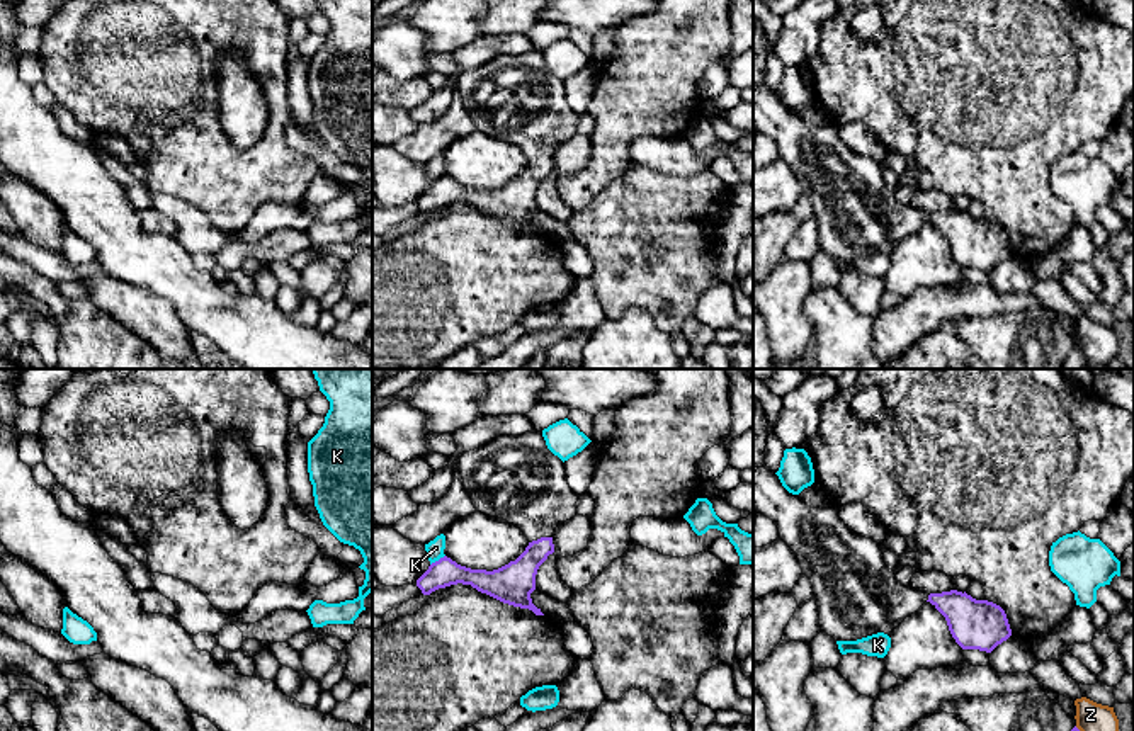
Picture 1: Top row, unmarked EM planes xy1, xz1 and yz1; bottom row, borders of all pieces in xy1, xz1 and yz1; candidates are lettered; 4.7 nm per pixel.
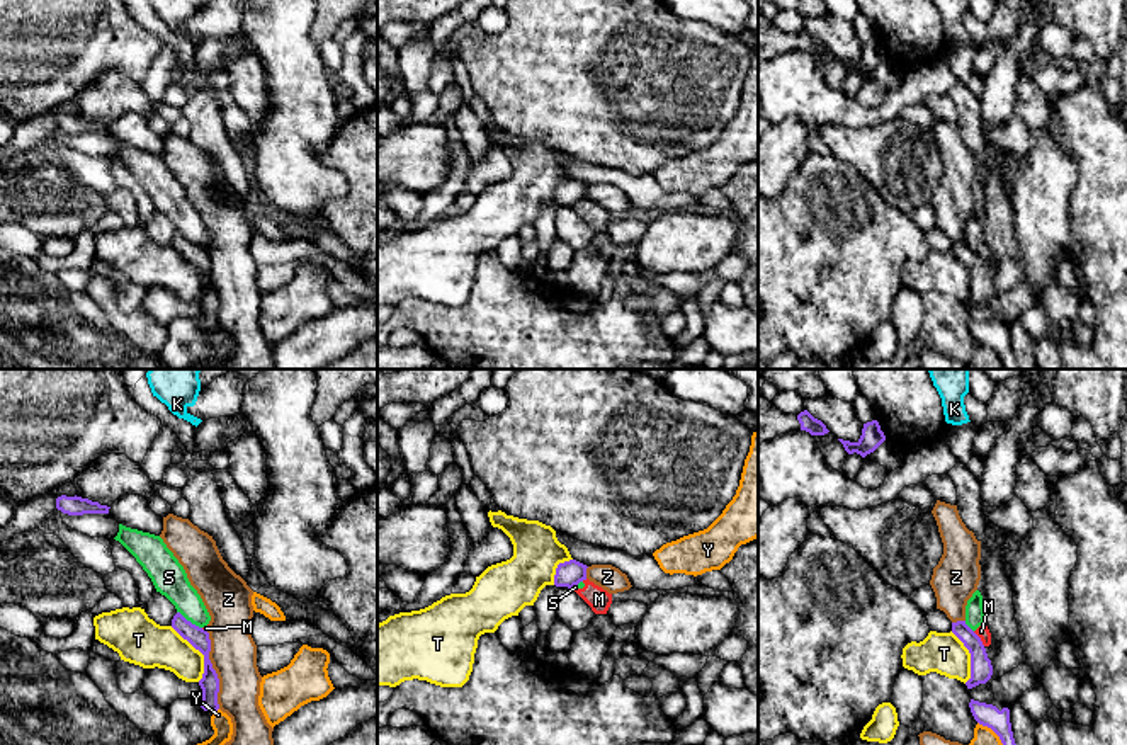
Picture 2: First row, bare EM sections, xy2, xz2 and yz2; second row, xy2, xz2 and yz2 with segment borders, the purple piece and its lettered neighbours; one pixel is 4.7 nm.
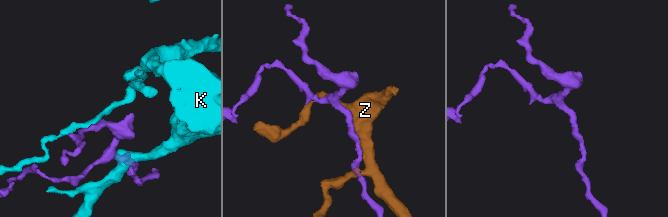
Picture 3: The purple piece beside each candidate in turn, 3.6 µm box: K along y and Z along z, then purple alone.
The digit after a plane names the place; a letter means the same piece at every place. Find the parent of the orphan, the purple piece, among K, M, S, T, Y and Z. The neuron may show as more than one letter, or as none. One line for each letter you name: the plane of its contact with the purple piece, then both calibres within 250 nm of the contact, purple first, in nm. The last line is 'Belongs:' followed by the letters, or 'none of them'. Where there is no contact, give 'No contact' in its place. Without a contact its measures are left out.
Belongs: none of them

